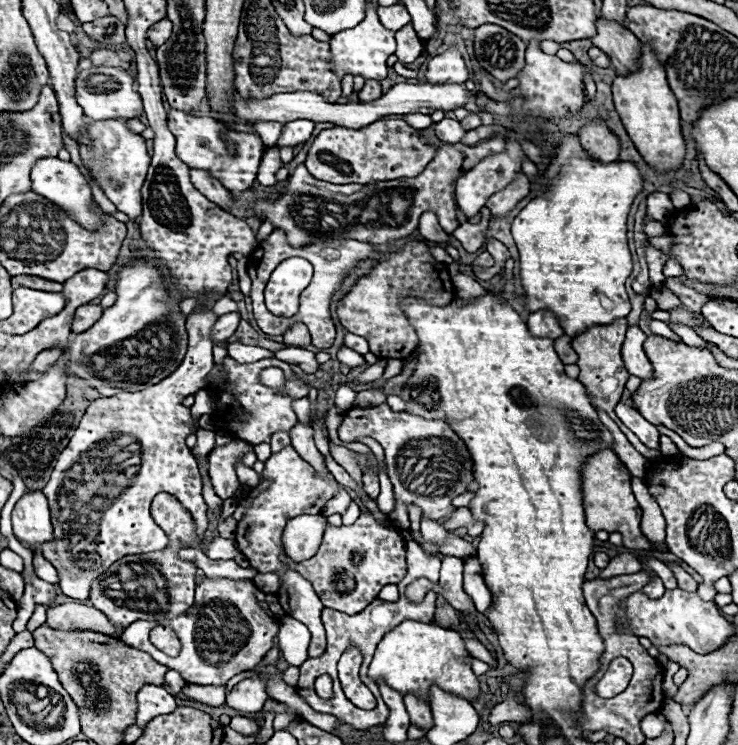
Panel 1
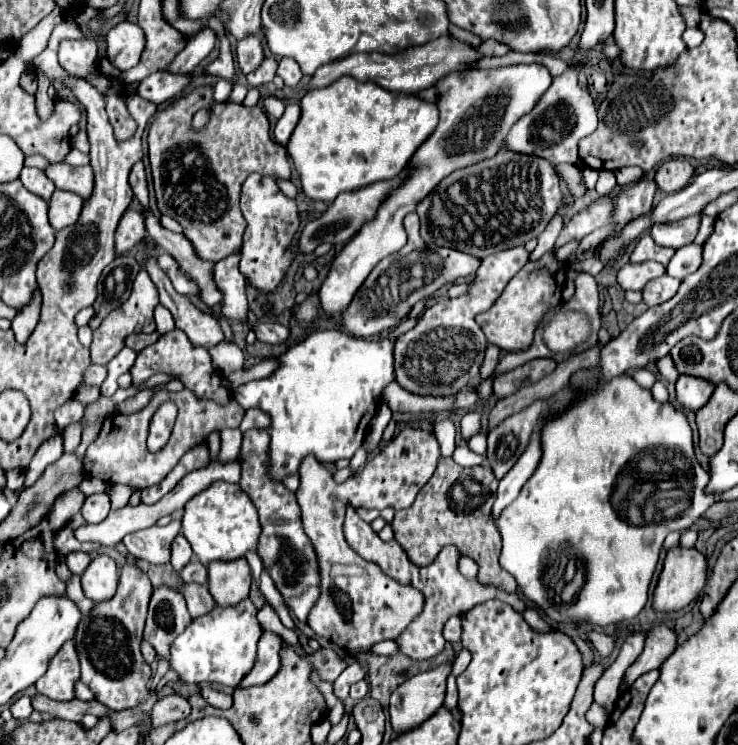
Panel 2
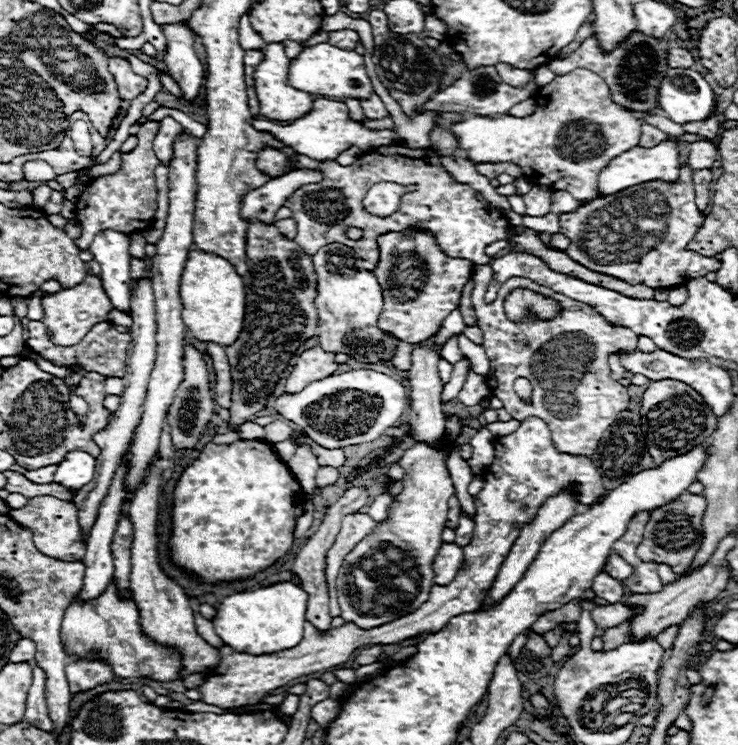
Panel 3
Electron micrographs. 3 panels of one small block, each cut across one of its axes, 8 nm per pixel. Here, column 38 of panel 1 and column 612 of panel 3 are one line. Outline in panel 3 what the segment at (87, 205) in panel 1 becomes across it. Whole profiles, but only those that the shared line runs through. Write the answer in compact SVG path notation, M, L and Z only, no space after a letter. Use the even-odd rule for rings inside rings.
M666 140L654 148L632 148L626 154L620 154L618 158L614 158L598 176L598 192L600 198L622 192L630 186L642 184L642 182L650 182L650 180L664 180L664 182L674 182L678 178L678 166L680 166L680 154L678 148L672 140ZM646 172L650 176L646 176Z

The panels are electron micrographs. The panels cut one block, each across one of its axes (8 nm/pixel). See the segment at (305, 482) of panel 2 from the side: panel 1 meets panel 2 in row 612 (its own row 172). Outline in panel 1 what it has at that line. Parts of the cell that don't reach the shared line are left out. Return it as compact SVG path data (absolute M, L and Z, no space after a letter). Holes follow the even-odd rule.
M378 120L366 128L350 130L344 126L334 126L322 130L306 158L306 168L314 178L334 182L334 184L370 184L380 180L414 178L424 166L434 158L436 146L422 138L418 128L408 126L404 120Z

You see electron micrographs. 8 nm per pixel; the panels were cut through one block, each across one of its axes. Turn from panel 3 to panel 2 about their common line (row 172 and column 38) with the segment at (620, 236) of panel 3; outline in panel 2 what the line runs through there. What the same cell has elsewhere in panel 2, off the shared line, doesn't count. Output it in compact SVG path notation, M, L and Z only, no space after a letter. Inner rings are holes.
M74 640L66 642L62 650L50 660L50 666L42 678L38 678L36 688L40 694L52 698L52 700L72 700L76 678L80 676L80 662L76 654Z

